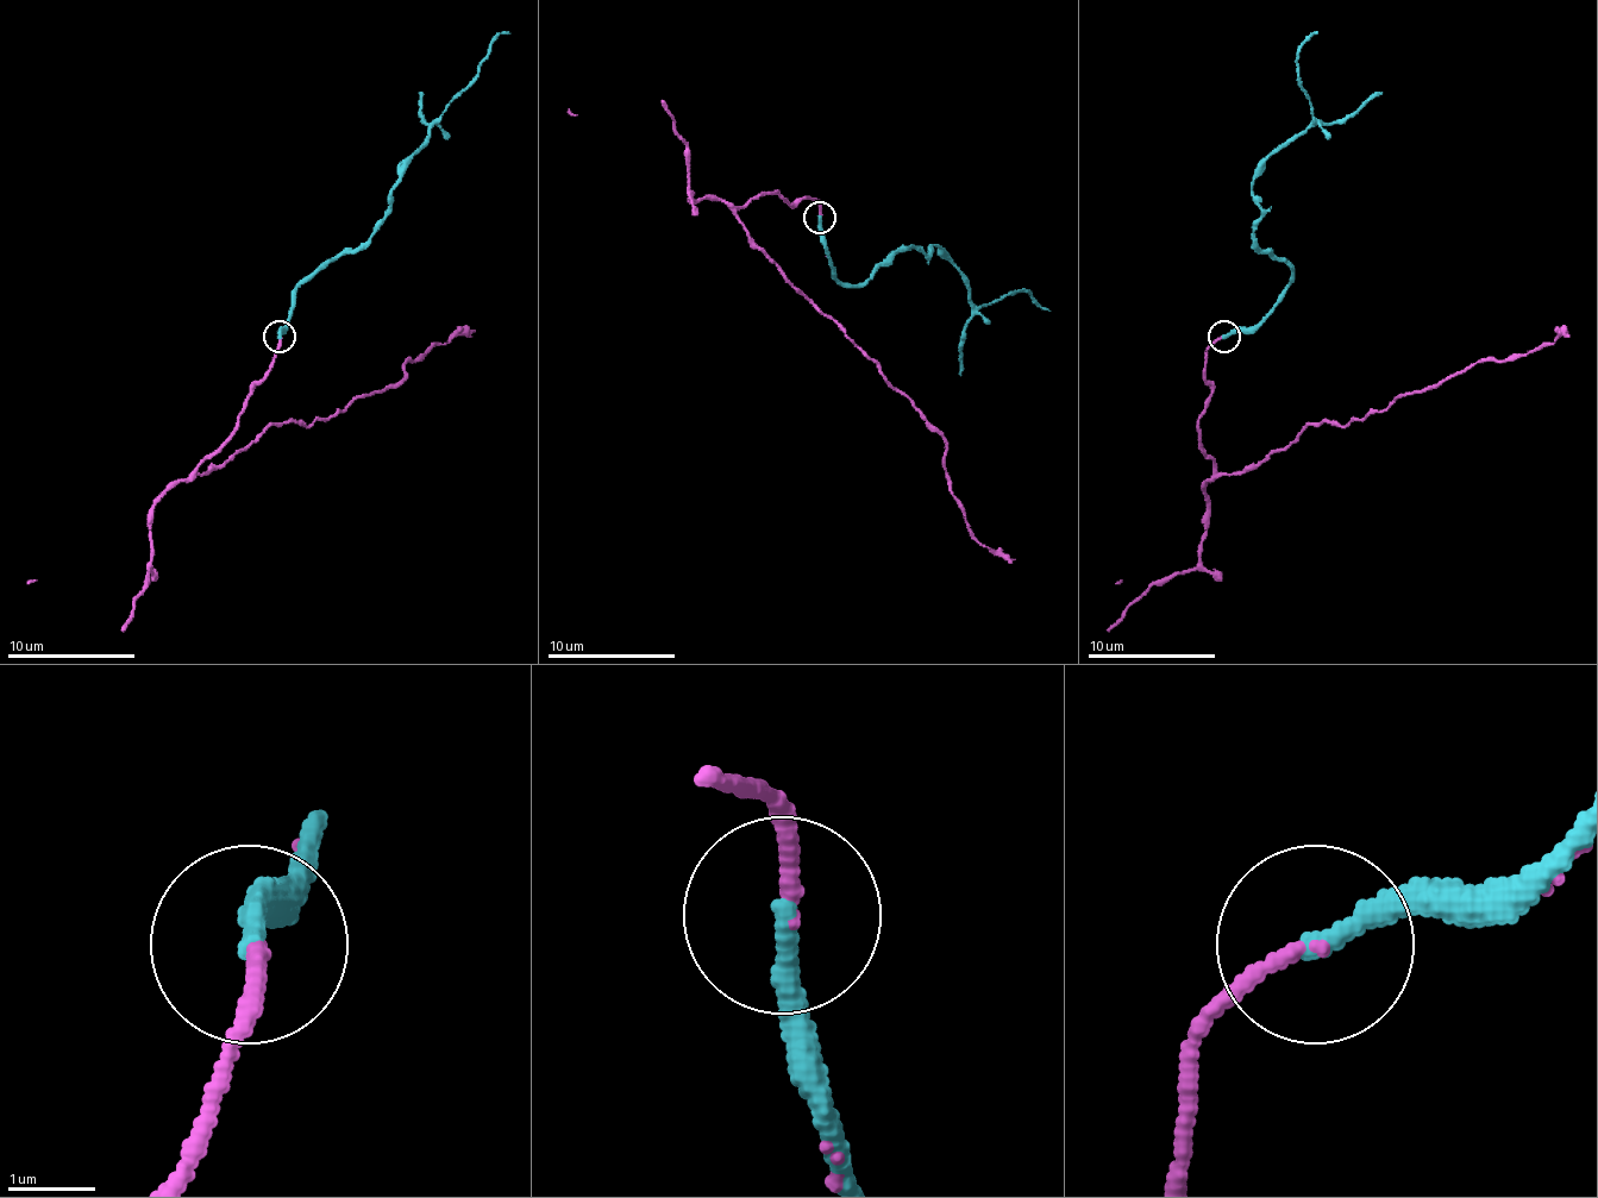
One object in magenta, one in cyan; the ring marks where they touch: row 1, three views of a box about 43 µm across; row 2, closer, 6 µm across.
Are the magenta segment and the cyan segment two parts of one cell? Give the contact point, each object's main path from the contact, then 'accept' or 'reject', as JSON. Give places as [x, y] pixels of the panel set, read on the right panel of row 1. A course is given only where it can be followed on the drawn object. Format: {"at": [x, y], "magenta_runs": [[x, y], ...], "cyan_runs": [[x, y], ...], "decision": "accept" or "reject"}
{"at": [1224, 337], "magenta_runs": [[1224, 336], [1205, 351], [1199, 428], [1219, 474], [1565, 328]], "cyan_runs": [[1224, 336], [1247, 332], [1289, 284], [1254, 239], [1251, 188], [1311, 124], [1298, 46], [1318, 33]], "decision": "accept"}

